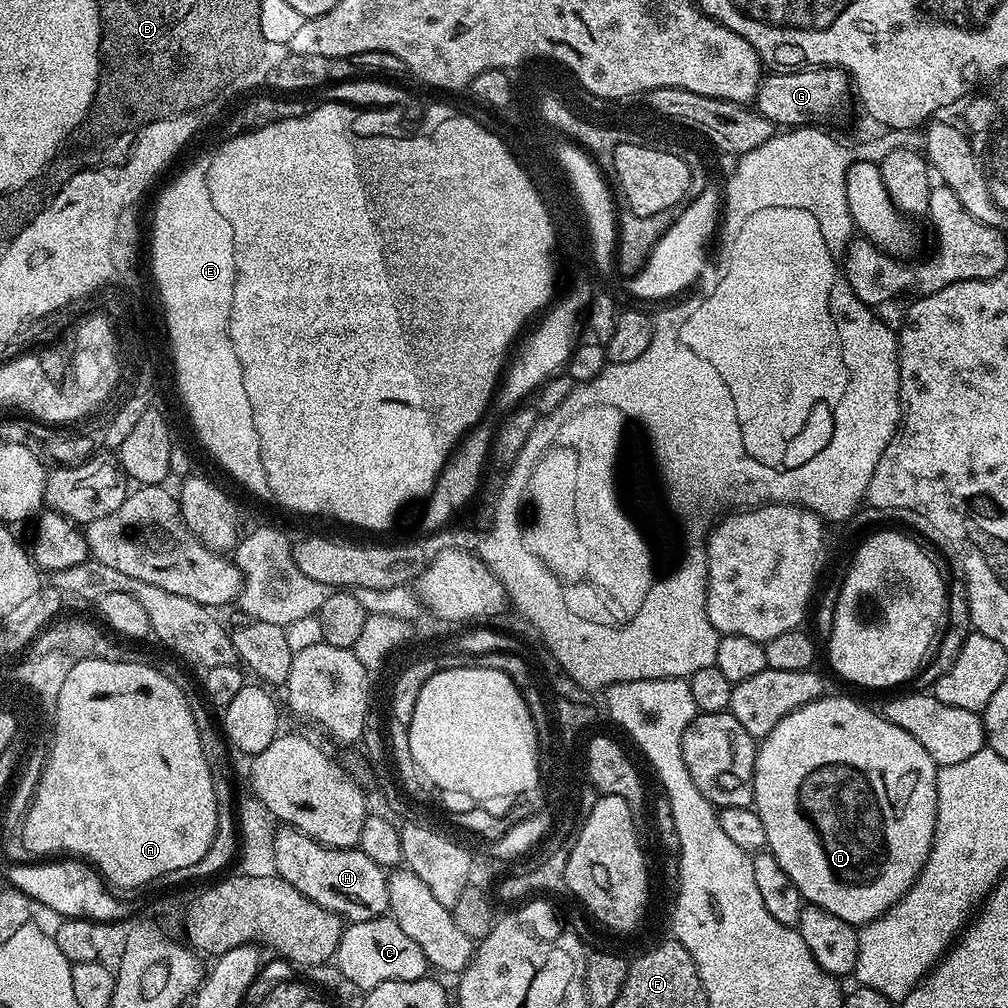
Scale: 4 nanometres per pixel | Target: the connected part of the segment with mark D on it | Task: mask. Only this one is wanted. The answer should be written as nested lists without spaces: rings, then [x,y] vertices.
[[[825,694],[814,702],[786,714],[768,736],[759,741],[756,750],[752,774],[752,803],[758,818],[762,818],[762,826],[766,830],[768,839],[766,848],[786,870],[790,882],[799,890],[807,903],[818,906],[830,914],[838,914],[842,922],[853,926],[863,926],[872,920],[877,920],[886,910],[890,910],[910,890],[910,886],[920,876],[926,858],[932,849],[934,826],[936,825],[936,774],[938,766],[922,750],[922,746],[902,730],[902,726],[894,726],[879,711],[867,708],[848,696],[831,696]]]

